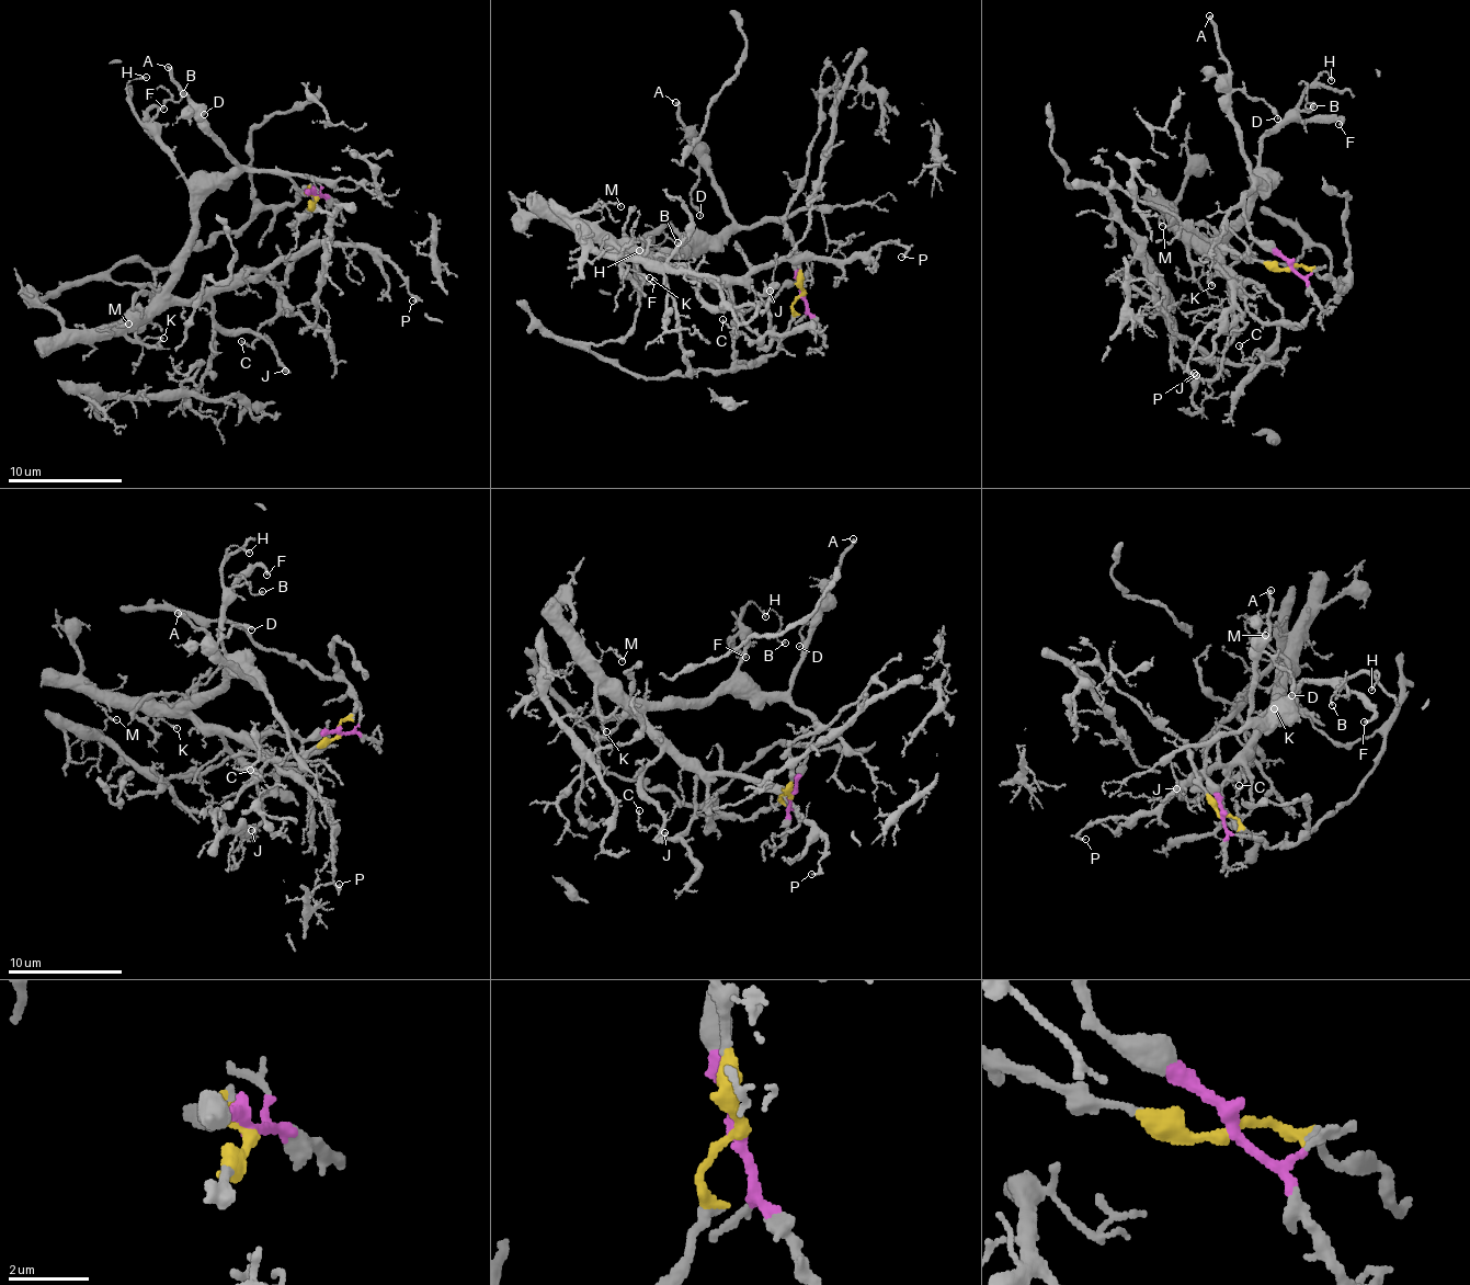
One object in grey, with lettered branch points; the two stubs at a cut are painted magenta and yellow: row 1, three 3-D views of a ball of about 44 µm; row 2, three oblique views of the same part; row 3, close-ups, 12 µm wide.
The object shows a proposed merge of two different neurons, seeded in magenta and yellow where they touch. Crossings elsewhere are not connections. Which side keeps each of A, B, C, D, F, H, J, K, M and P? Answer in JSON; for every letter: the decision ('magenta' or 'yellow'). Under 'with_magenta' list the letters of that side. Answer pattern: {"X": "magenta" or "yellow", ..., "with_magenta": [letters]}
{"A": "magenta", "B": "magenta", "C": "magenta", "D": "magenta", "F": "magenta", "H": "magenta", "J": "magenta", "K": "magenta", "M": "magenta", "P": "magenta", "with_magenta": ["A", "B", "C", "D", "F", "H", "J", "K", "M", "P"]}

